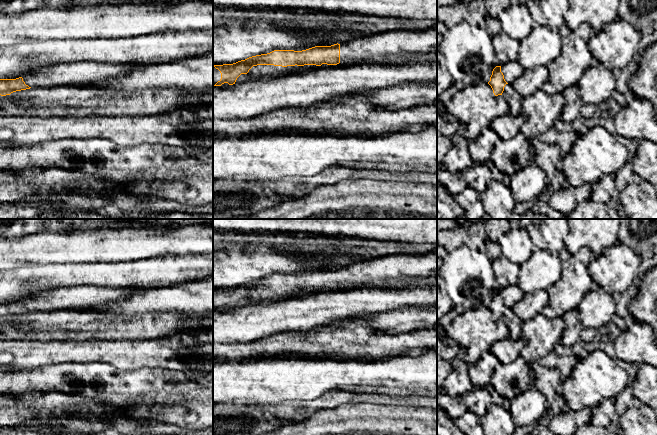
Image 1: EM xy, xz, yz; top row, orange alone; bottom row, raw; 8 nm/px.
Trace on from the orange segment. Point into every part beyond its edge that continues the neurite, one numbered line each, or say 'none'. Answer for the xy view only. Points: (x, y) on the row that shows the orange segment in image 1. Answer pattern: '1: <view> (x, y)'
1: xy (77, 73)

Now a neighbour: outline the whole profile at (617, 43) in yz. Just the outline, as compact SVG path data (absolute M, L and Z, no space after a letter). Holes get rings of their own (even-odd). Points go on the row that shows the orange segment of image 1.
M618 18L595 33L589 40L589 48L594 61L602 63L612 71L624 71L637 55L640 42L639 31Z

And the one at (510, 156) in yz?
M522 132L507 141L497 139L493 146L490 160L509 177L530 163L531 142Z

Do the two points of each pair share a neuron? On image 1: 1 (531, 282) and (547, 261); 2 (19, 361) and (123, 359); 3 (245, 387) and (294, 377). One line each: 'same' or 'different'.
1: same
2: same
3: same

